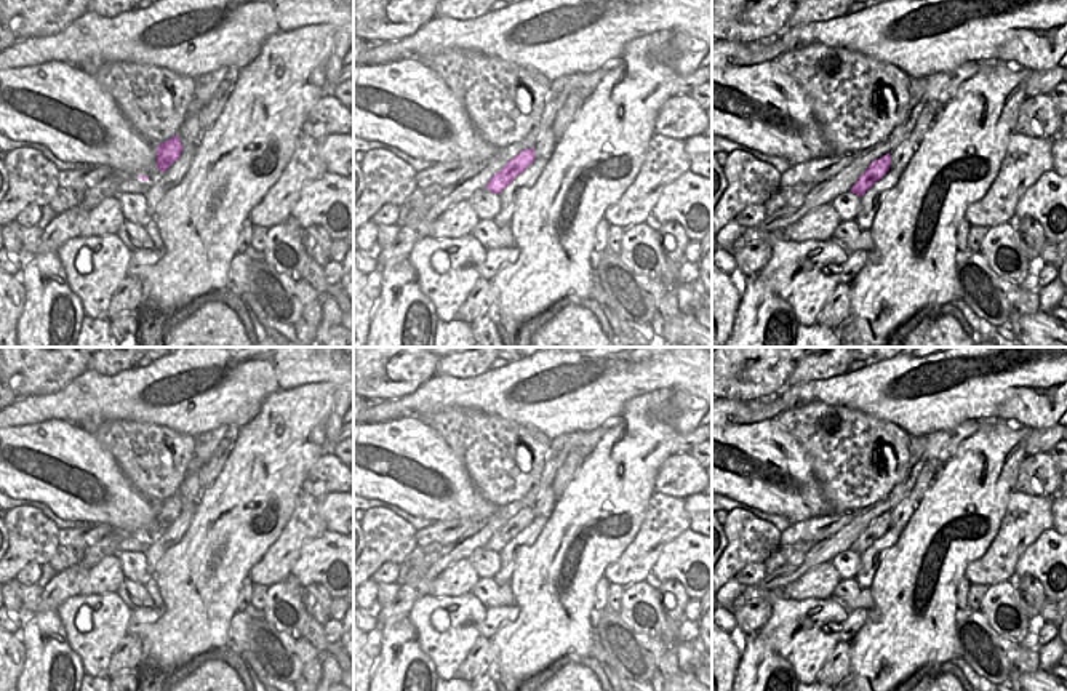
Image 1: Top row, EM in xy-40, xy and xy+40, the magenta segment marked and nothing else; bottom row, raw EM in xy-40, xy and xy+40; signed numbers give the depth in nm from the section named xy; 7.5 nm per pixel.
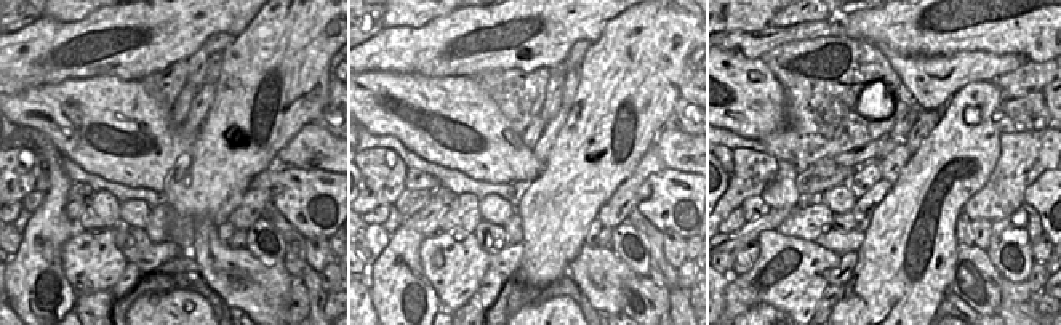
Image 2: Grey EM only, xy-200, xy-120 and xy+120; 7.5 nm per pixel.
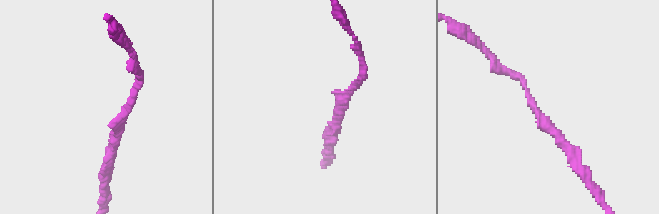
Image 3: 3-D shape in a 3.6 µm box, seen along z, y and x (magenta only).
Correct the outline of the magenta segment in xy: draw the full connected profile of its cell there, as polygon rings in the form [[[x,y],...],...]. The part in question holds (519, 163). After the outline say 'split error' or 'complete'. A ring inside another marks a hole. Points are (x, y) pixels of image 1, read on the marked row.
[[[534,147],[525,149],[507,165],[498,171],[491,181],[488,182],[486,189],[493,194],[501,194],[518,174],[522,174],[533,162],[534,162]]]; complete

